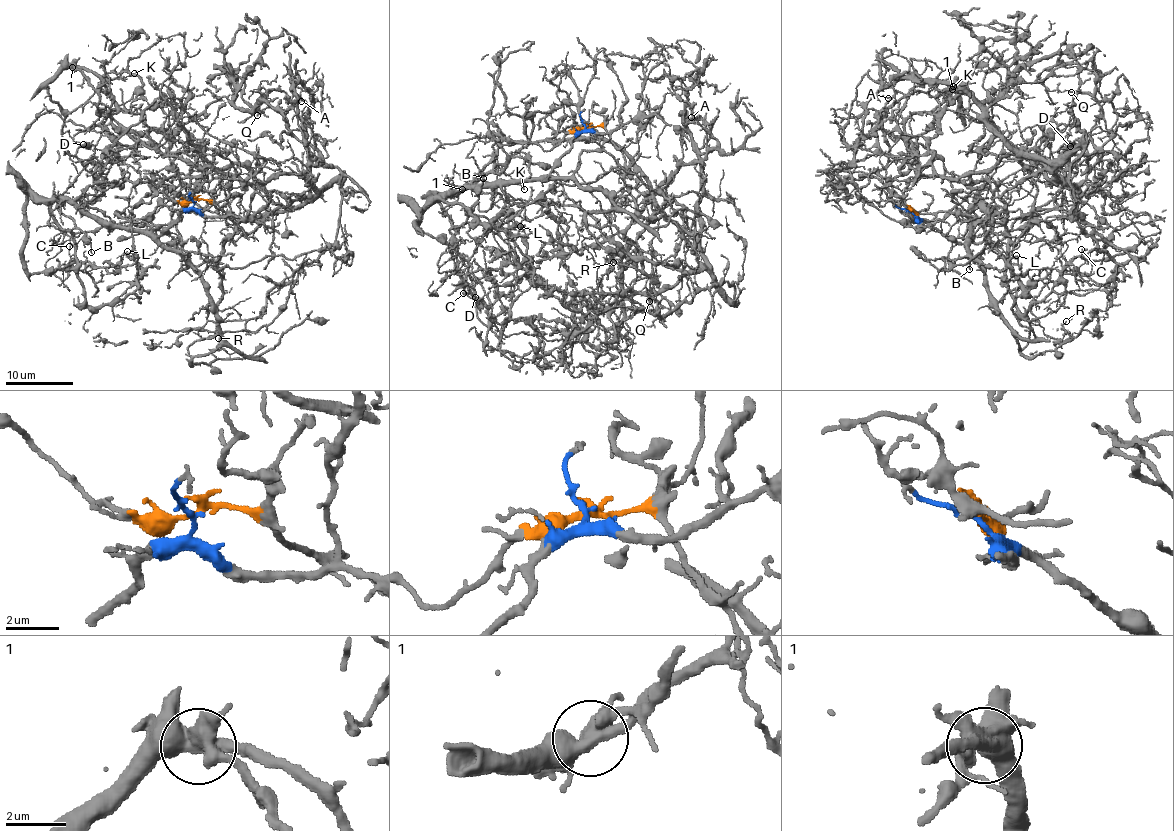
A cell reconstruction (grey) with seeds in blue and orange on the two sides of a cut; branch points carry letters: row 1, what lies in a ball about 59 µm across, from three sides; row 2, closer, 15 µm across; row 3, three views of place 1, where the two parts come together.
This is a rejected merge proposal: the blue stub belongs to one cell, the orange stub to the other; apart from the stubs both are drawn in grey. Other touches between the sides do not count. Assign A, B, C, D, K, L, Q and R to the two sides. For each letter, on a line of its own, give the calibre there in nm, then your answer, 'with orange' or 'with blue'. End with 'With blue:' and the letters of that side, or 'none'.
A: 150 nm | with orange
B: 150 nm | with blue
C: 110 nm | with blue
D: 400 nm | with blue
K: 120 nm | with blue
L: 130 nm | with blue
Q: 90 nm | with orange
R: 120 nm | with blue
With blue: B, C, D, K, L, R

